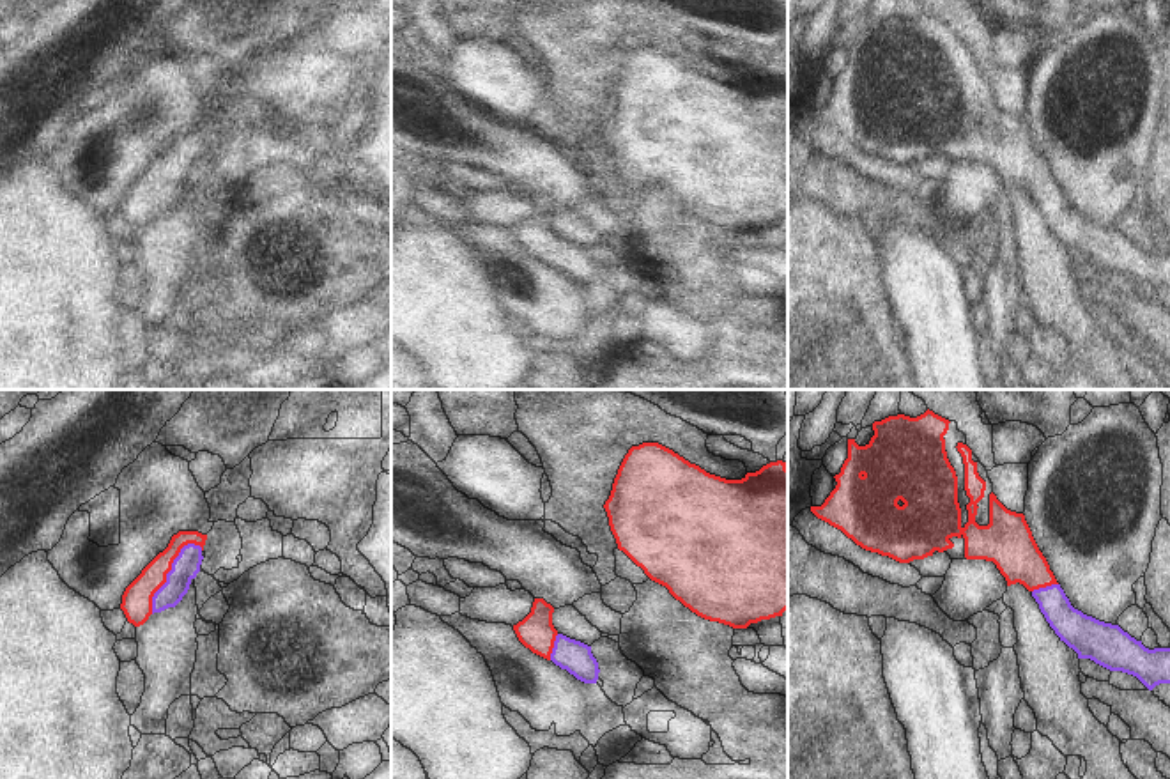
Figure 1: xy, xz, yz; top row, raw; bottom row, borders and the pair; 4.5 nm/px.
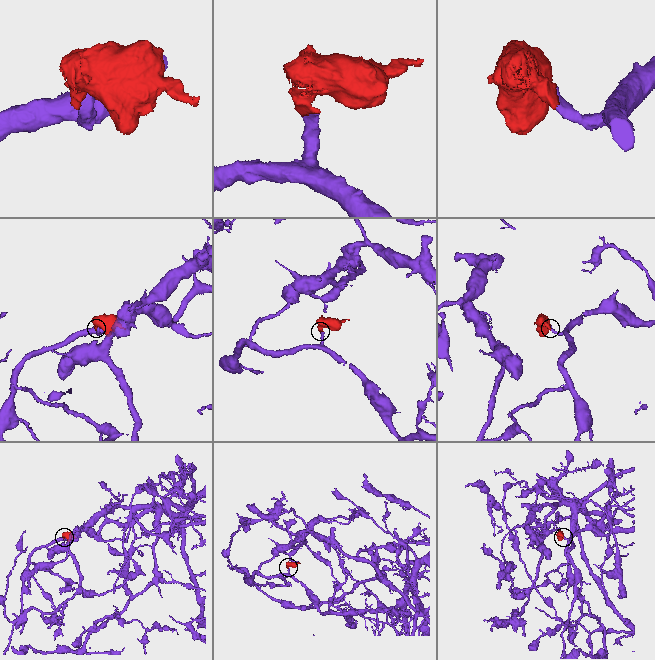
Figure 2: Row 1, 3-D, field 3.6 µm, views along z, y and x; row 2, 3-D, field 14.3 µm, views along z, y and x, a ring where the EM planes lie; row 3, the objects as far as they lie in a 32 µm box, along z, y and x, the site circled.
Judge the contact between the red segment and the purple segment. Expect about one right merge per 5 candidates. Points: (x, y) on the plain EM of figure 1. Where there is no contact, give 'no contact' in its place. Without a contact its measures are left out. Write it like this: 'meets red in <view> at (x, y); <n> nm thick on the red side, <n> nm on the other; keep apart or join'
meets red in xy at (169, 174); 140 nm thick on the red side, 120 nm on the other; join

